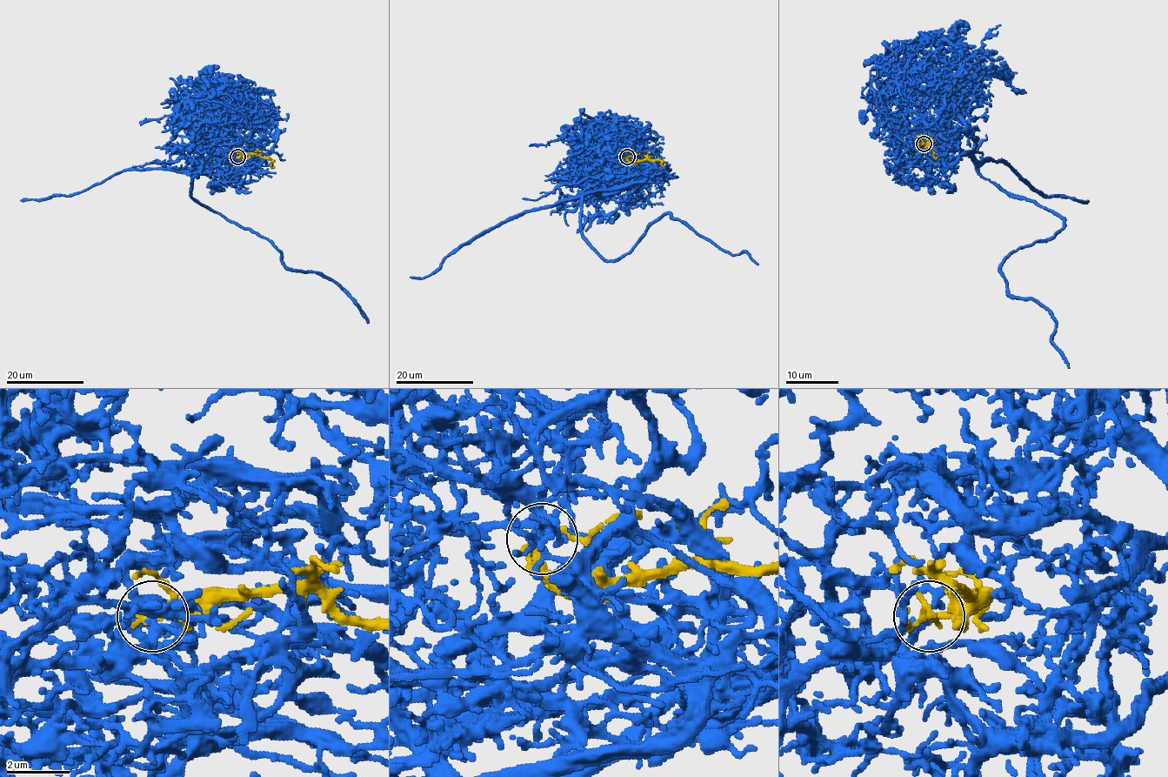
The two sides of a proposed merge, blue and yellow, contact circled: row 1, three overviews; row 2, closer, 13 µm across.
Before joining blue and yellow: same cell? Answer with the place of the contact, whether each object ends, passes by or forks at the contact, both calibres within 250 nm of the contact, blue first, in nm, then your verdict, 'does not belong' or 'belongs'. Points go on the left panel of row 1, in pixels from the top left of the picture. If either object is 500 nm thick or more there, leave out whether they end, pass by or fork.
place (237, 157); blue passes by; yellow passes by; calibres 220 and 240 nm; belongs

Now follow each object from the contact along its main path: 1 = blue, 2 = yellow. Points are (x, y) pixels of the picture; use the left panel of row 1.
1: (238, 157), (245, 171), (256, 171), (205, 164), (191, 197), (256, 232), (288, 267), (333, 281), (368, 323)
2: (238, 157), (258, 153), (269, 158), (271, 166), (274, 166)

